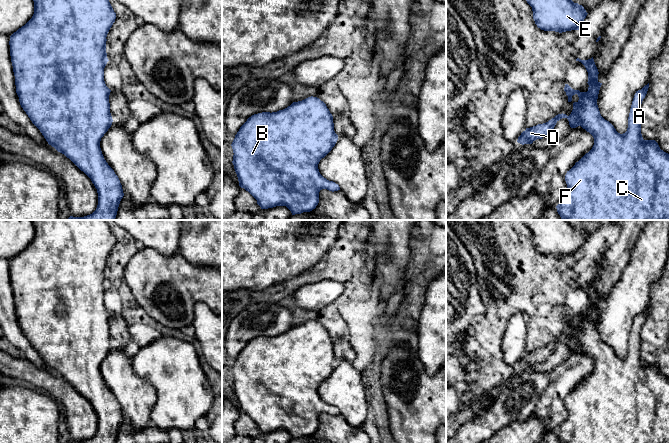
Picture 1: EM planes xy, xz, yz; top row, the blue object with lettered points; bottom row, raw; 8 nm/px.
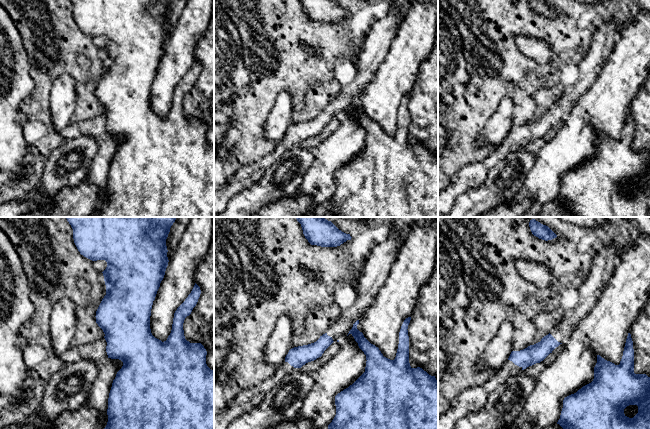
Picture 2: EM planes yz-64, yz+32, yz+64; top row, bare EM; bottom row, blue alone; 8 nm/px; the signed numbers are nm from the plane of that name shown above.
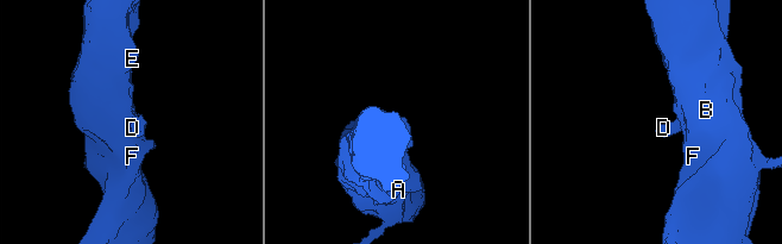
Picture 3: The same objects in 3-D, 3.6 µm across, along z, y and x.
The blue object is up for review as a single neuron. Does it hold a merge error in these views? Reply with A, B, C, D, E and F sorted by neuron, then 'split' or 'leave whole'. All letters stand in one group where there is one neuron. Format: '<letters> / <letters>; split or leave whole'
A B C E F / D; split

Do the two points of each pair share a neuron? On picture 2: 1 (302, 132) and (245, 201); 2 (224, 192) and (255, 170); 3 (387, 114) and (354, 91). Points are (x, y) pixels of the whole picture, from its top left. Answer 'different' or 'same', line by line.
1: different
2: same
3: different

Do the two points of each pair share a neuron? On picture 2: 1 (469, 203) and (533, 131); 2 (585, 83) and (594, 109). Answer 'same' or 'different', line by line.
1: different
2: different

